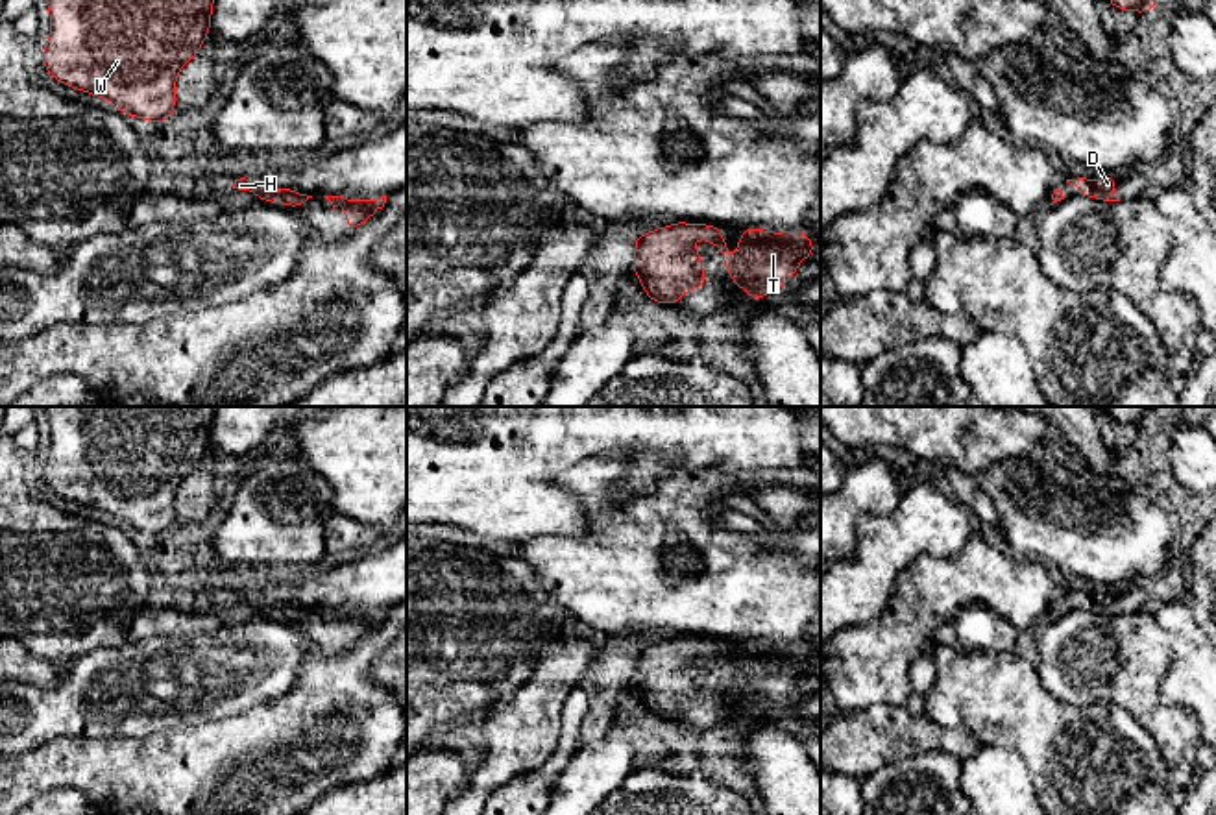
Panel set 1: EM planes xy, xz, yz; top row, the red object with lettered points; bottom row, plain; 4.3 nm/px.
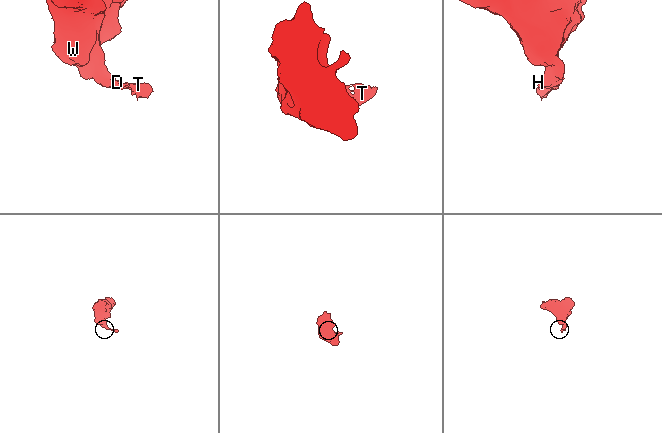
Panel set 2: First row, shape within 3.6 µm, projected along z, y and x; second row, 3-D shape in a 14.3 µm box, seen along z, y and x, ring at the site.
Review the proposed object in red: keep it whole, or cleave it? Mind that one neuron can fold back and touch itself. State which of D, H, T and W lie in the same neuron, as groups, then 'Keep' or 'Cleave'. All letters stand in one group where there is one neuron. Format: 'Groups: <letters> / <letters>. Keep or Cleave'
Groups: D H T W. Keep

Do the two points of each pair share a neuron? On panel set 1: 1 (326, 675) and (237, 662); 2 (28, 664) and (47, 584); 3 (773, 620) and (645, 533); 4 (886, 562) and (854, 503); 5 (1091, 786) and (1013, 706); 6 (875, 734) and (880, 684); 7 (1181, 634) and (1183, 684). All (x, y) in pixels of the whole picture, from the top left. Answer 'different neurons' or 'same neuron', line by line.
1: different neurons
2: different neurons
3: same neuron
4: different neurons
5: same neuron
6: different neurons
7: same neuron

